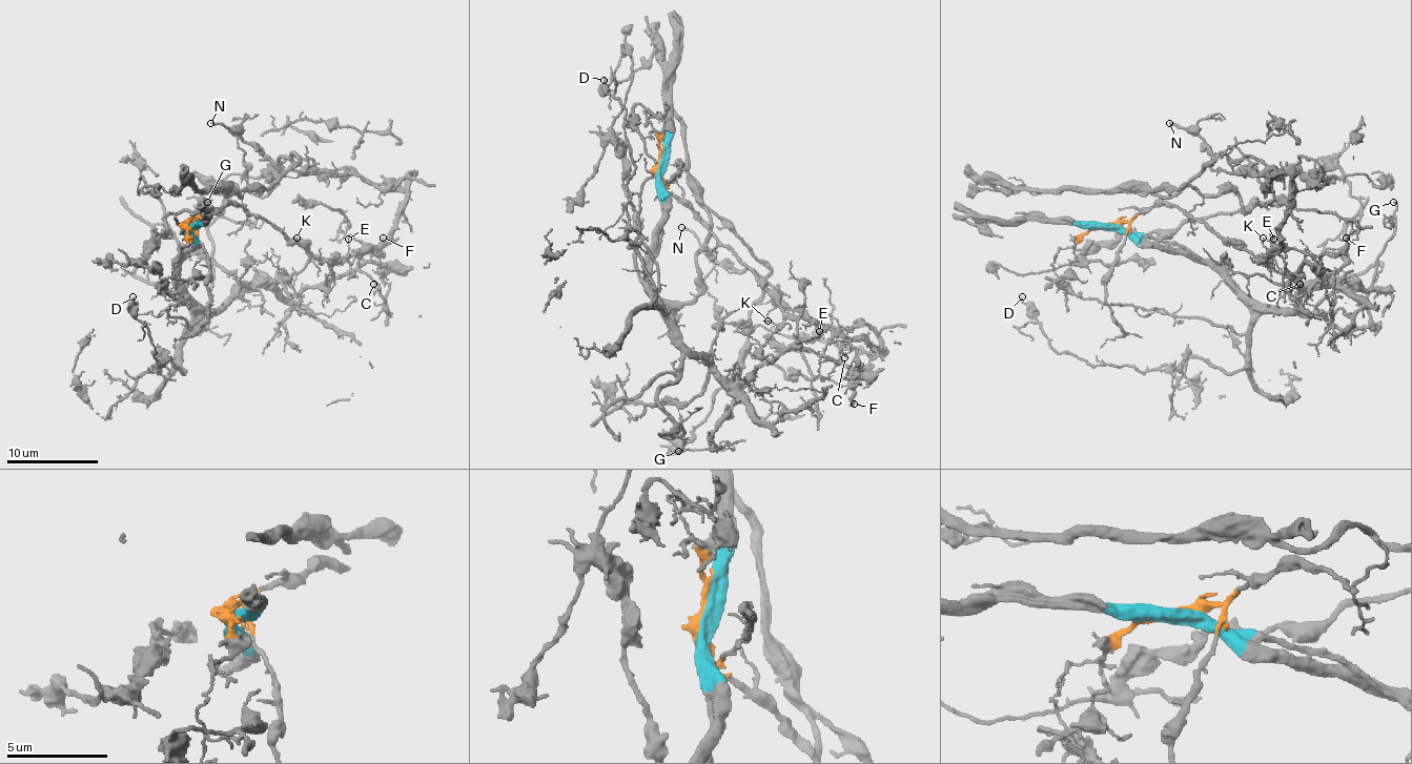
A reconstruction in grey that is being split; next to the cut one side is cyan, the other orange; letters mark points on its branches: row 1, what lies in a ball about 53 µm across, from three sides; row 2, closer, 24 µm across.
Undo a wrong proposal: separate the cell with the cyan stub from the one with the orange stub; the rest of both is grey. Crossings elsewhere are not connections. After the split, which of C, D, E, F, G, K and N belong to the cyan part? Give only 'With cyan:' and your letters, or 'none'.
With cyan: D, G

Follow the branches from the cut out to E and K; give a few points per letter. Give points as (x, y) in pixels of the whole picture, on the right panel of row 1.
E: (1108, 227), (1126, 223), (1154, 207), (1177, 205), (1257, 257), (1264, 257), (1273, 246), (1273, 239)
K: (1108, 227), (1154, 207), (1177, 205), (1221, 236), (1236, 241), (1260, 257), (1267, 252), (1262, 236)

